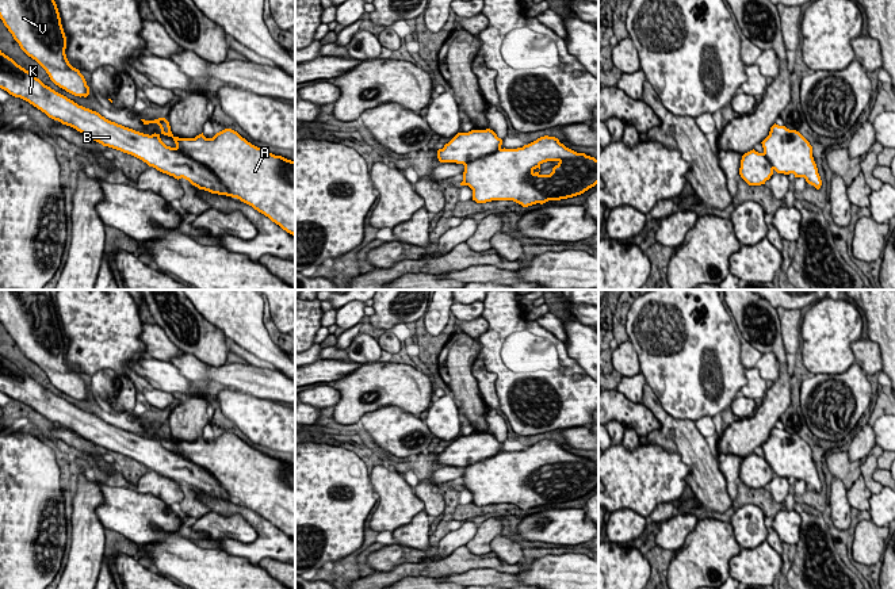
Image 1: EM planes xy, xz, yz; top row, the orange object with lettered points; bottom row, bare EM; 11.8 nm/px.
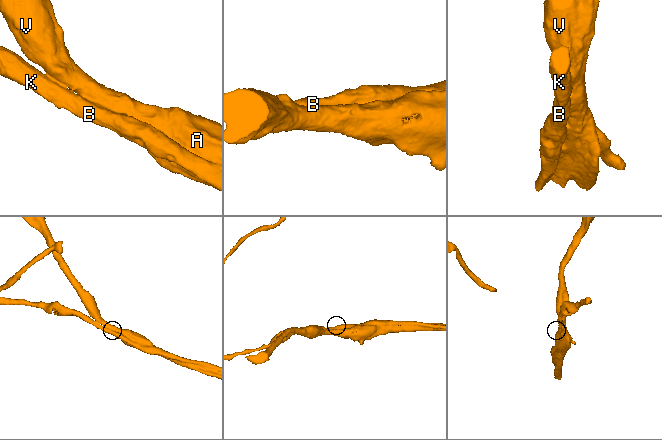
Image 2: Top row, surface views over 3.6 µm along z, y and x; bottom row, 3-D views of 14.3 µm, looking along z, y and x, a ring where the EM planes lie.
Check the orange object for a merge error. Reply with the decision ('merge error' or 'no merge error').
no merge error

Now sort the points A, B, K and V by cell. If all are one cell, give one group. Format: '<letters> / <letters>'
A B K V

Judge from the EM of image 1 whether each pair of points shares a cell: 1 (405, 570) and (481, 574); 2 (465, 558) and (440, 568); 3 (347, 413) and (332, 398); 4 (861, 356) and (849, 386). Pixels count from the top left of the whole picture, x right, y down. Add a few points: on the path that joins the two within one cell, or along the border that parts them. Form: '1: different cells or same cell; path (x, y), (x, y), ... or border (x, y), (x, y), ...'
1: same cell; path (424, 574), (462, 574)
2: same cell; path (459, 563), (455, 568), (446, 568)
3: different cells; border (333, 386), (339, 391), (339, 400), (332, 406)
4: different cells; border (860, 337), (852, 343), (852, 355), (865, 374)

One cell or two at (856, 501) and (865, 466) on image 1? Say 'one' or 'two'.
one

